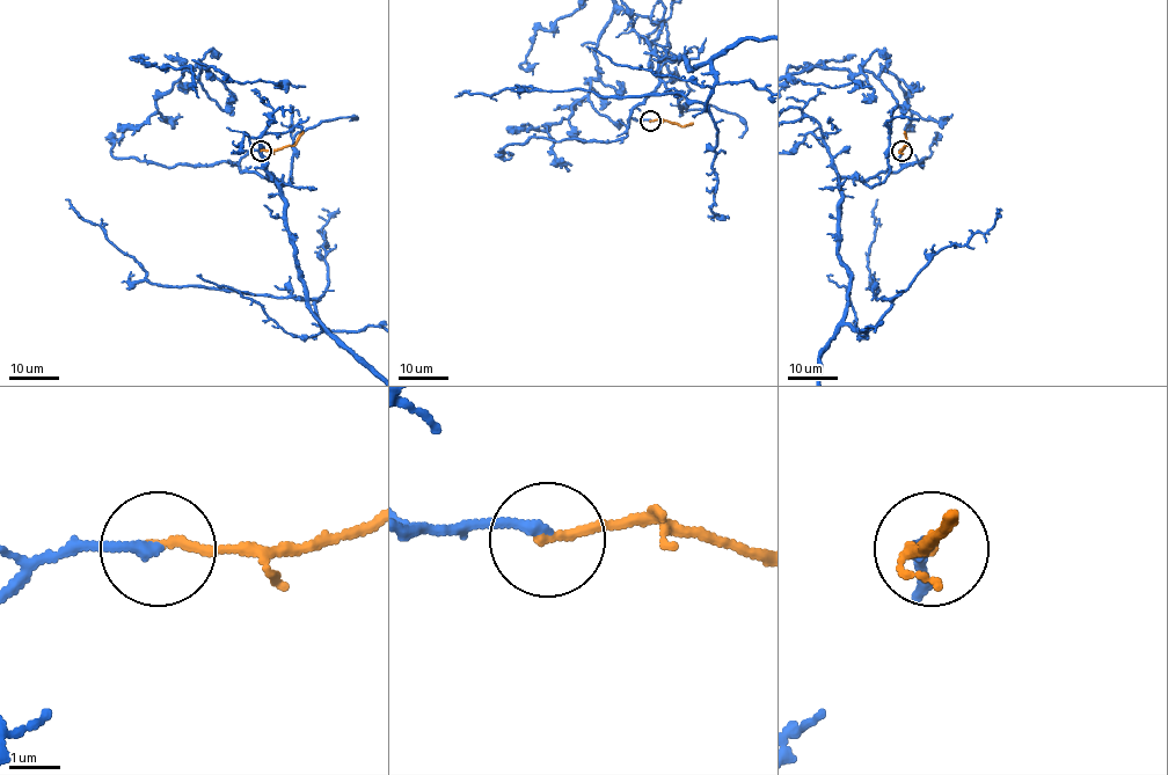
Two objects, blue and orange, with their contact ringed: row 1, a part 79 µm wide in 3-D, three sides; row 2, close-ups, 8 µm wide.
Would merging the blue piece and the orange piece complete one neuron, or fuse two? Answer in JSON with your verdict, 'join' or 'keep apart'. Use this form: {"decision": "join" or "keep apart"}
{"decision": "join"}

